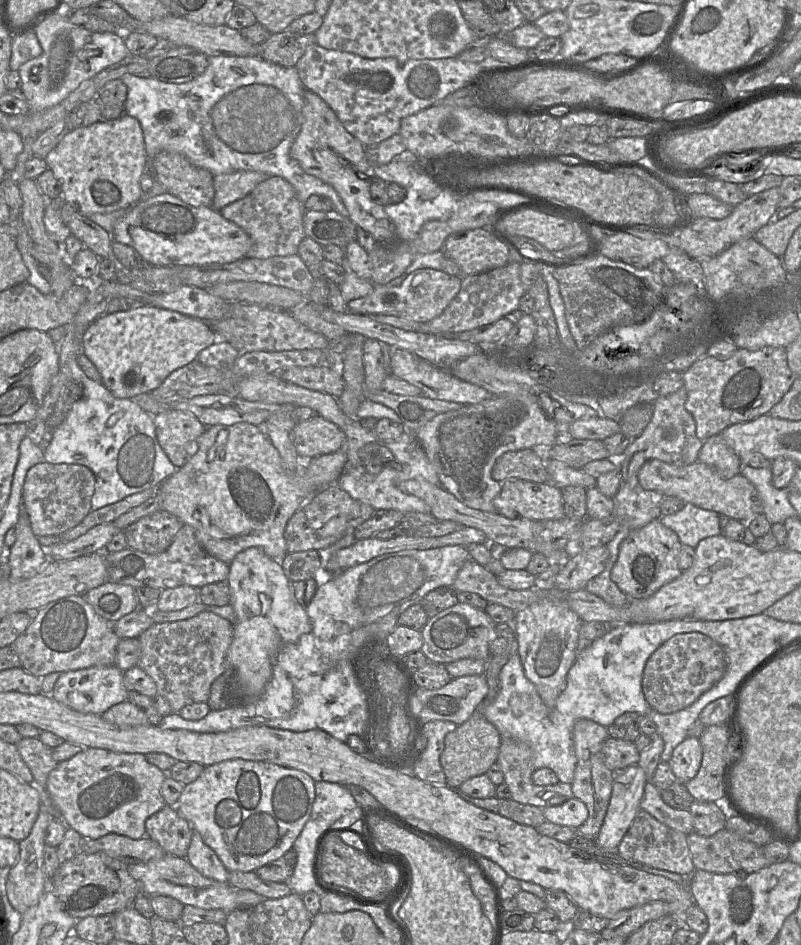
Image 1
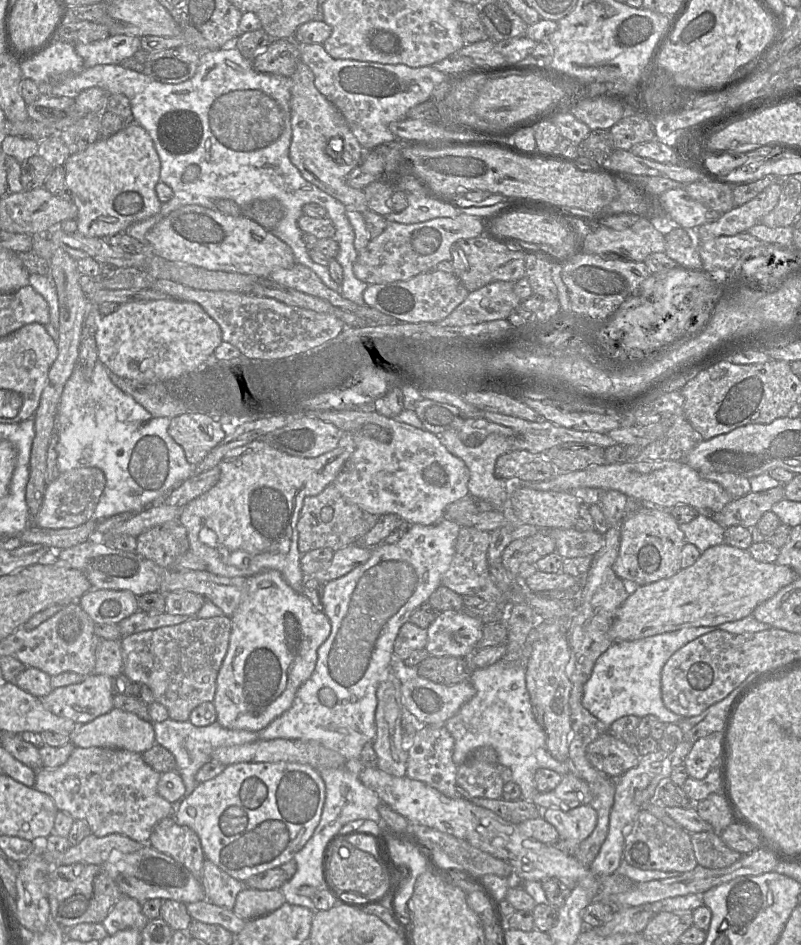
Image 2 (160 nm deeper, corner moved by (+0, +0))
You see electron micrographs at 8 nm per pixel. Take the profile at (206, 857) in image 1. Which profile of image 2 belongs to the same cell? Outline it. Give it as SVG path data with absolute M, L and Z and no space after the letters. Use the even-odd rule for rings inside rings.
M207 858L203 865L201 885L208 901L232 911L238 893L245 887L243 882L231 877Z

